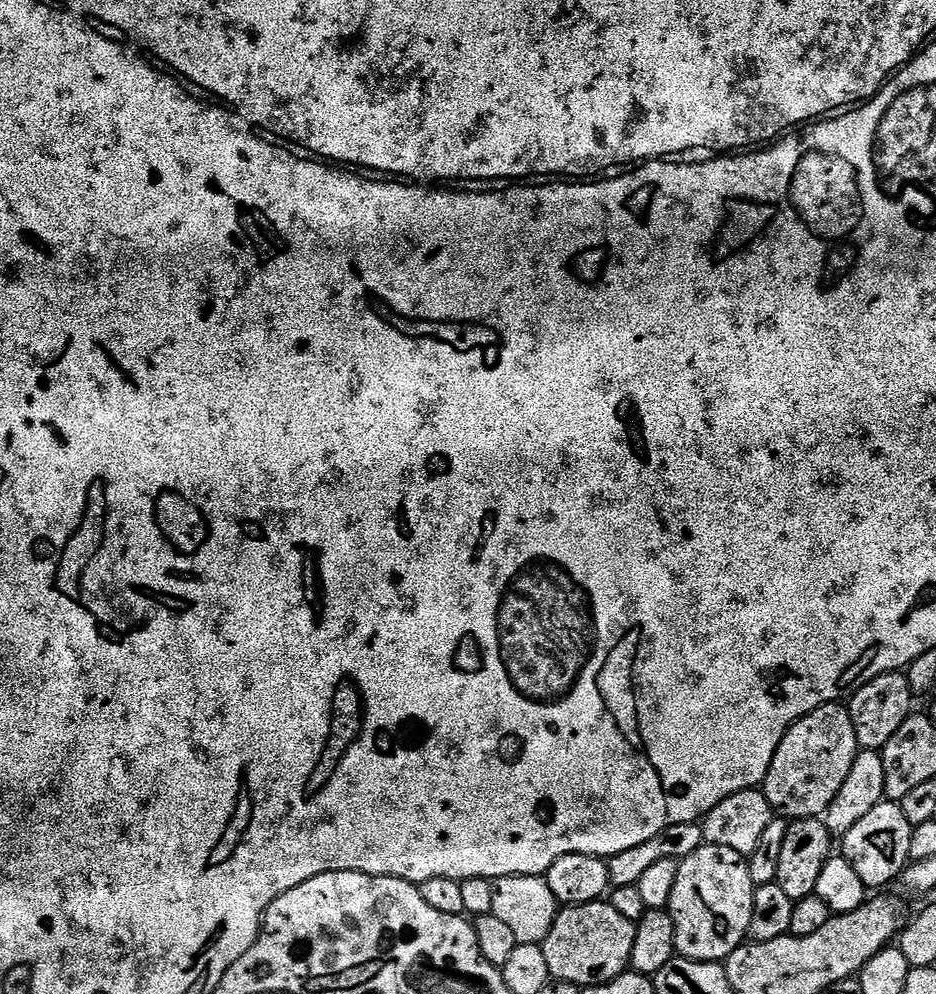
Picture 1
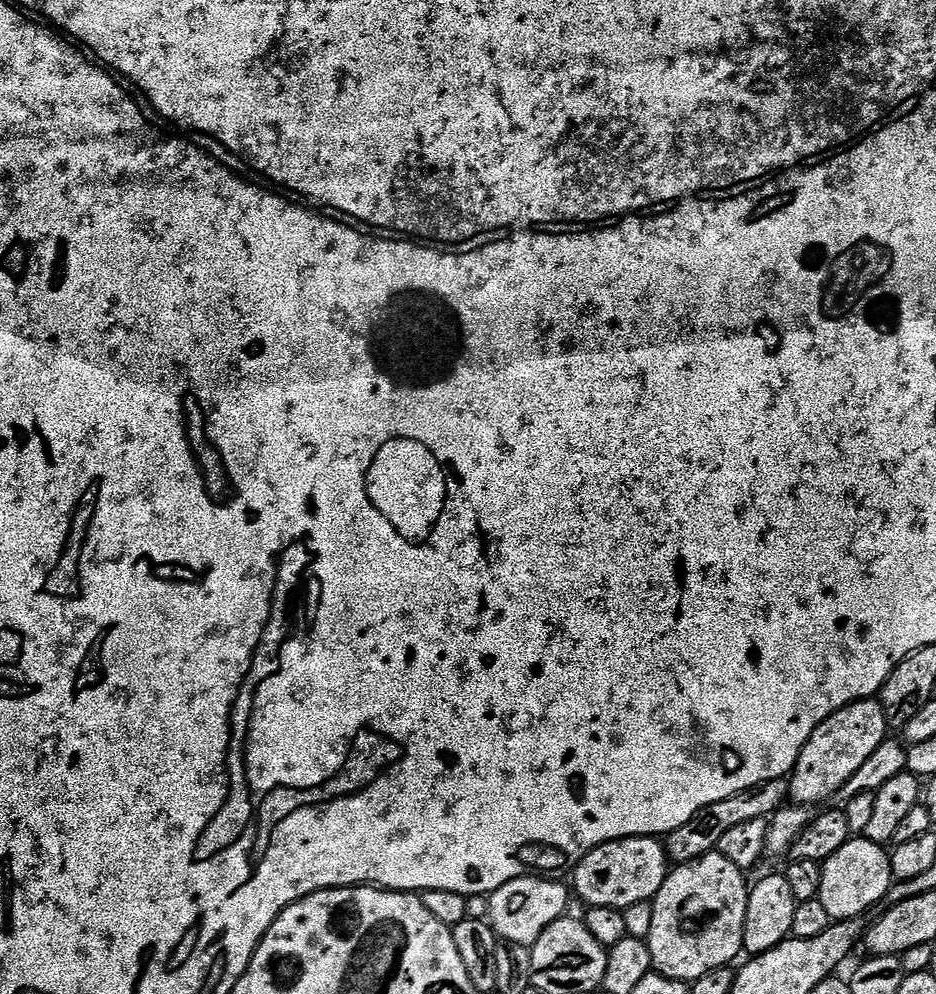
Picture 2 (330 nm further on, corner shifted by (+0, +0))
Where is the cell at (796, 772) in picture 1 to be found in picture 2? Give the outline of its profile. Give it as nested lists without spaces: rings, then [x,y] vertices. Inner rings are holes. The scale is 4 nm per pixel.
[[[879,699],[855,700],[844,708],[839,708],[833,716],[826,718],[810,734],[798,762],[792,767],[788,781],[788,795],[796,806],[813,806],[830,796],[835,797],[842,786],[862,767],[862,762],[878,750],[878,746],[889,735],[890,725],[882,710]]]

